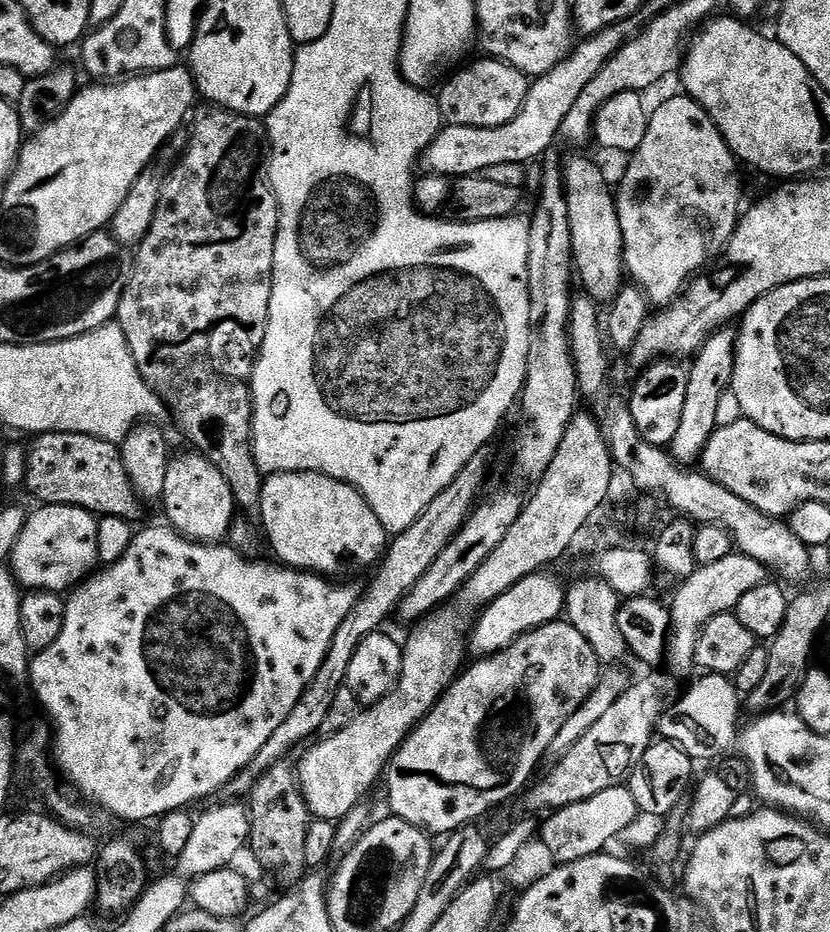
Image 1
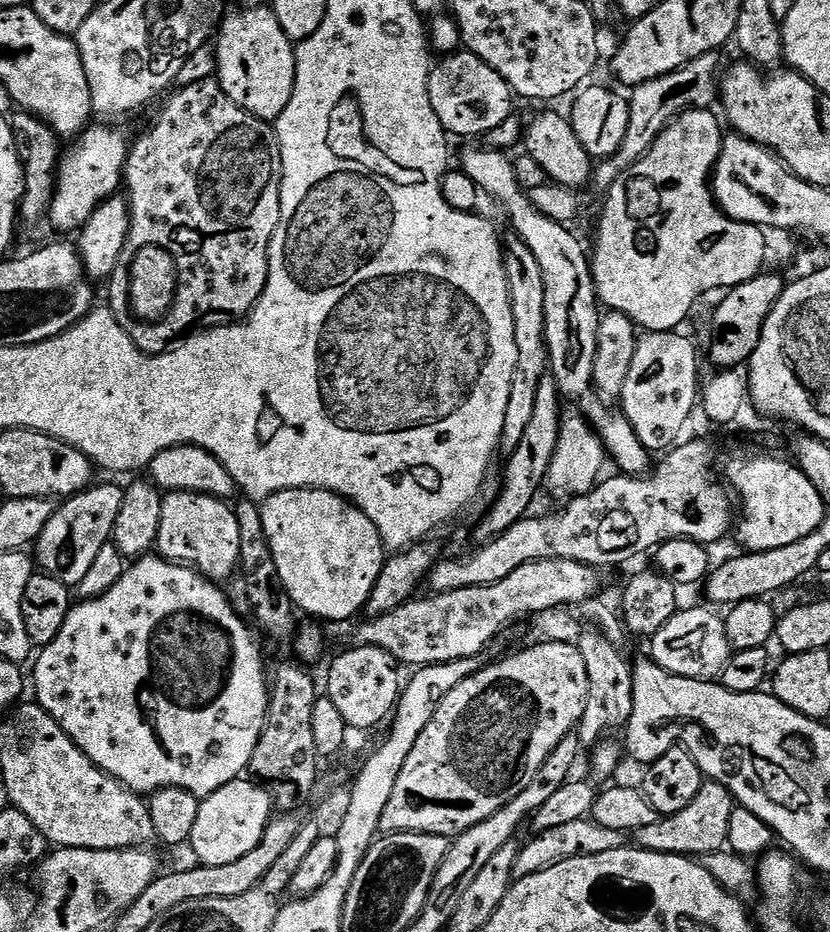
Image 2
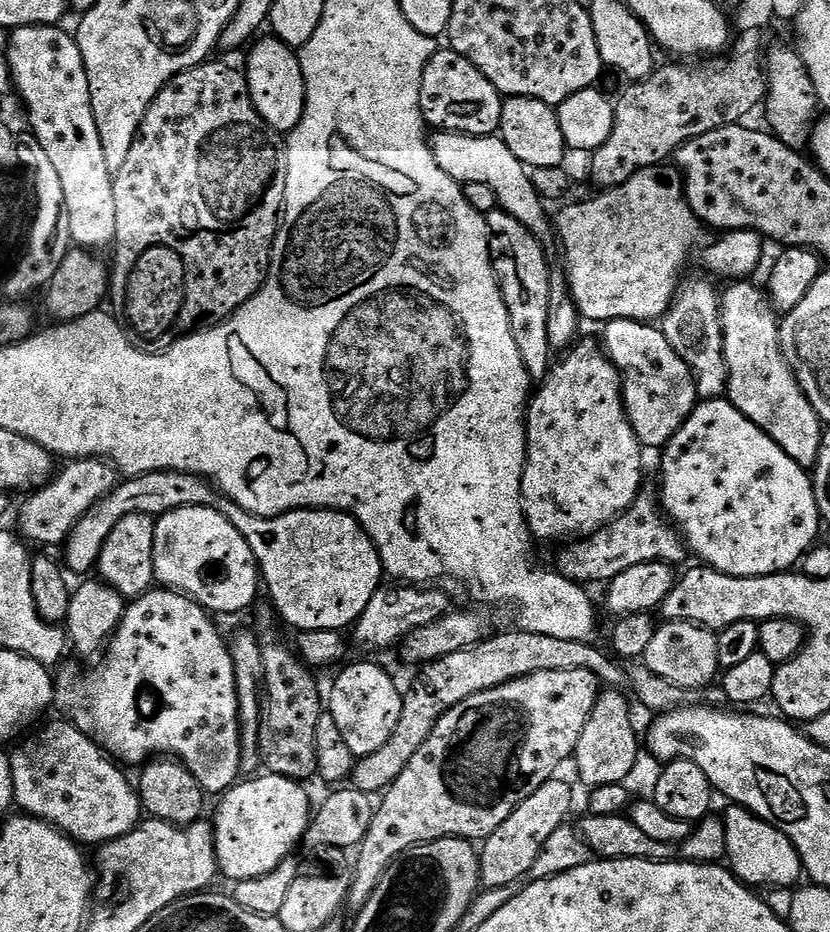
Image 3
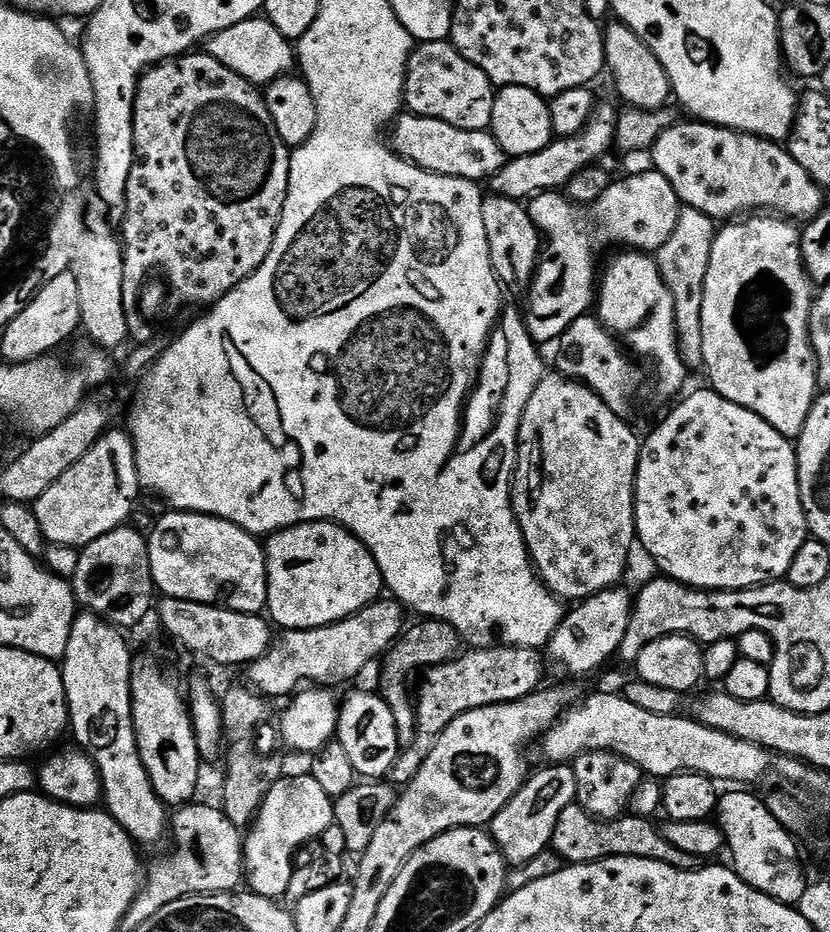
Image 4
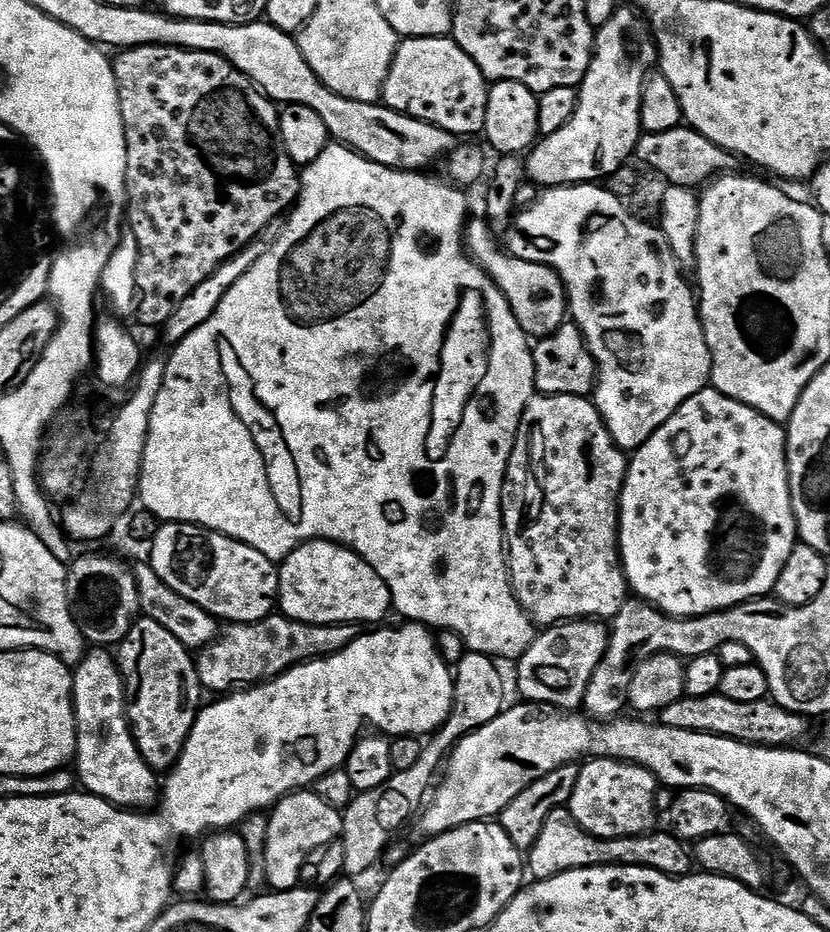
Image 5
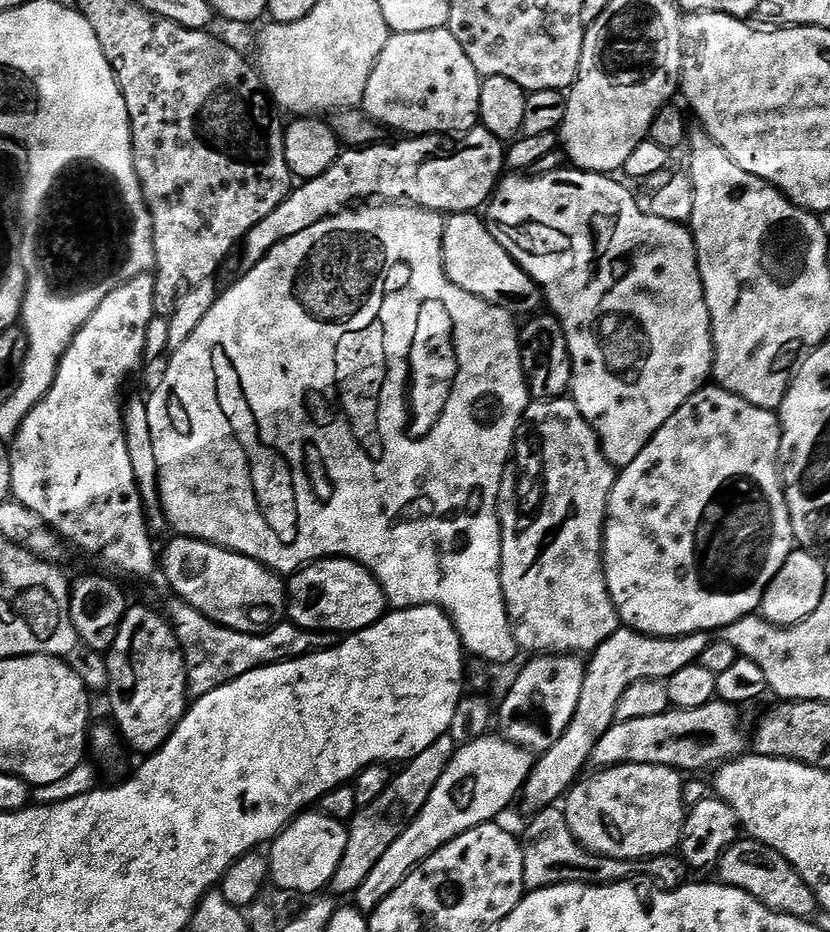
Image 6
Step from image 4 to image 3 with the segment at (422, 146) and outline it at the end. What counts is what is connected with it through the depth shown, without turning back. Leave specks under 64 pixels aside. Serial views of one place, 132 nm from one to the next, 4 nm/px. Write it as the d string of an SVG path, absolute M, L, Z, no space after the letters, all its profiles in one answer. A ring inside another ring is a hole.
M440 130L431 137L430 147L438 166L461 185L477 182L489 186L496 195L499 211L518 218L518 222L522 222L522 226L529 228L535 236L547 238L553 235L553 221L550 216L548 220L545 201L534 188L529 169L511 153L504 140L495 135L472 136Z

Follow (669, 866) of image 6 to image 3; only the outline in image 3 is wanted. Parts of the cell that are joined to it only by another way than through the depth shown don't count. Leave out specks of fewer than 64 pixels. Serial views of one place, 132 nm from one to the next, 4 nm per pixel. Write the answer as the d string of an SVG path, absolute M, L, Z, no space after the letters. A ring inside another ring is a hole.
M586 815L584 821L578 824L578 831L591 846L597 857L606 860L663 860L665 862L683 862L685 864L711 864L719 861L722 856L722 844L719 839L712 840L712 832L704 828L698 834L693 834L683 844L667 844L654 842L647 834L642 834L638 826L627 815L613 816Z

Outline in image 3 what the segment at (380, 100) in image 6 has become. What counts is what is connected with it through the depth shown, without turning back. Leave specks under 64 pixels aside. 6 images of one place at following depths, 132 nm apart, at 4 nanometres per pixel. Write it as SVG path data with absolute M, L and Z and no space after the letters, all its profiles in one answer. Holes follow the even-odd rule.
M437 50L422 74L420 109L425 125L432 130L460 132L462 135L490 136L500 127L504 100L500 91L462 54Z

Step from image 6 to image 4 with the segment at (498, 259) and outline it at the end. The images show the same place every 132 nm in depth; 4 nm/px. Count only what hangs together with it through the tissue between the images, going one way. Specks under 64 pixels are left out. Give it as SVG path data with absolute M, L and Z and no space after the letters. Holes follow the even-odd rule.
M649 170L649 172L640 172L637 176L628 176L625 180L617 179L611 187L602 194L602 198L598 198L589 208L573 204L568 199L567 195L563 191L557 190L555 192L539 192L537 196L532 197L526 204L530 218L536 223L537 228L546 237L546 243L543 245L540 262L536 265L536 273L532 279L532 287L528 289L526 293L526 299L528 299L528 316L526 312L526 323L528 325L528 332L531 334L532 339L536 341L537 345L545 346L551 340L560 340L563 337L564 331L574 323L578 318L589 315L593 311L594 301L598 296L598 268L596 272L596 255L607 246L608 243L612 244L624 244L625 249L635 250L637 252L643 252L645 254L654 254L659 248L666 242L666 238L670 238L670 234L674 234L674 226L678 226L678 218L680 217L681 203L678 198L678 194L674 194L674 186L670 186L670 182L666 182L666 178L661 172L655 170Z

